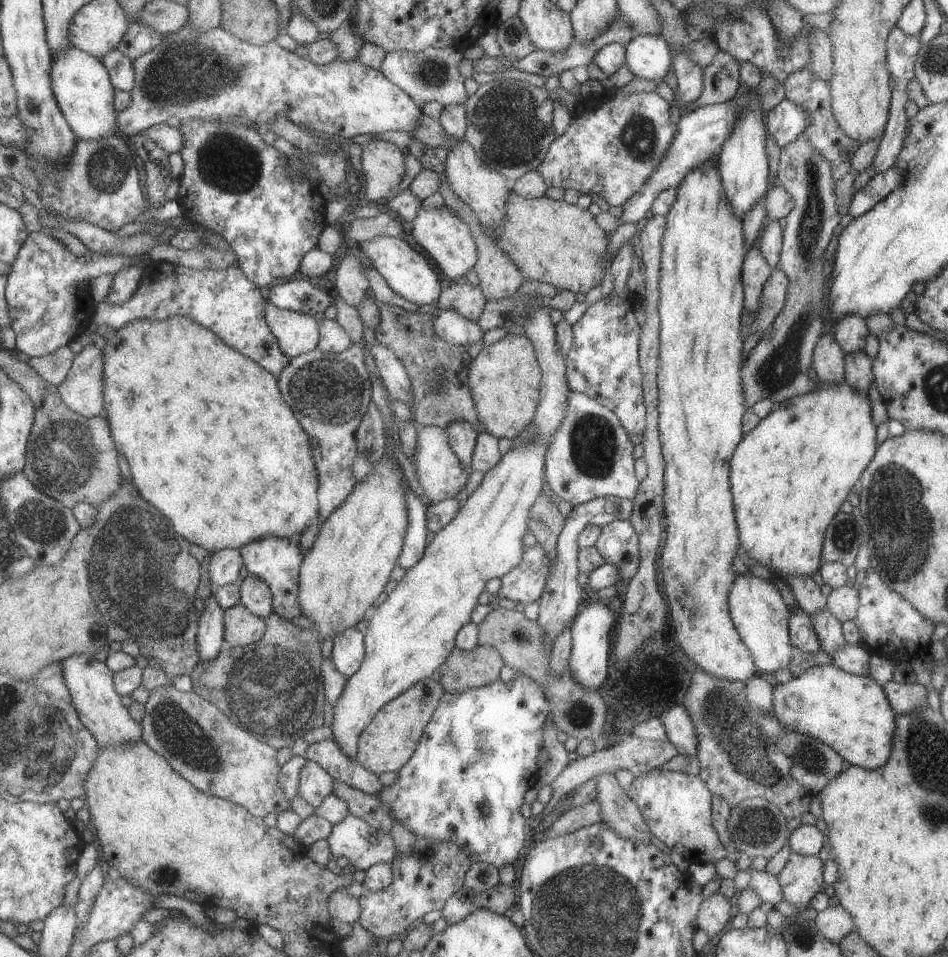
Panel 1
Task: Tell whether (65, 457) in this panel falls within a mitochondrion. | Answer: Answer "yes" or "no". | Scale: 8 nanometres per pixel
yes

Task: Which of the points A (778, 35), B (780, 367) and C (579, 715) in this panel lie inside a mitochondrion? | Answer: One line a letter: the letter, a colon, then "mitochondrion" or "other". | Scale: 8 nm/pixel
A: other
B: mitochondrion
C: mitochondrion

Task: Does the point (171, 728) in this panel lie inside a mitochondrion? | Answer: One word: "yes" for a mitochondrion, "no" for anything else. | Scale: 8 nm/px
yes

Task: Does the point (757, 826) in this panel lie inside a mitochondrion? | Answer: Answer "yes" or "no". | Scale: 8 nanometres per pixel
yes

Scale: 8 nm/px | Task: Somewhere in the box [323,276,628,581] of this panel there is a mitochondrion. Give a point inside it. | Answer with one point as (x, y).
(593, 440)

